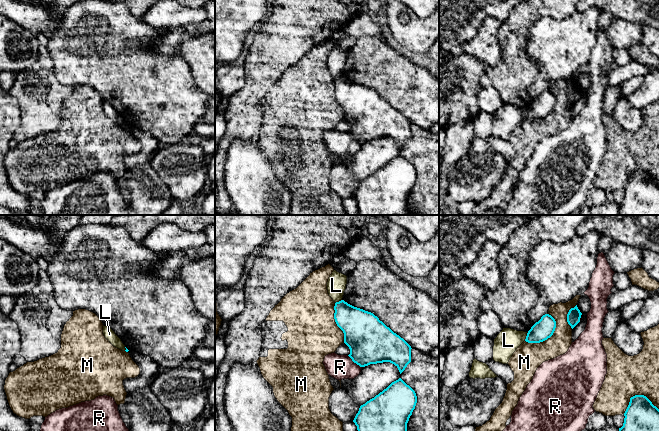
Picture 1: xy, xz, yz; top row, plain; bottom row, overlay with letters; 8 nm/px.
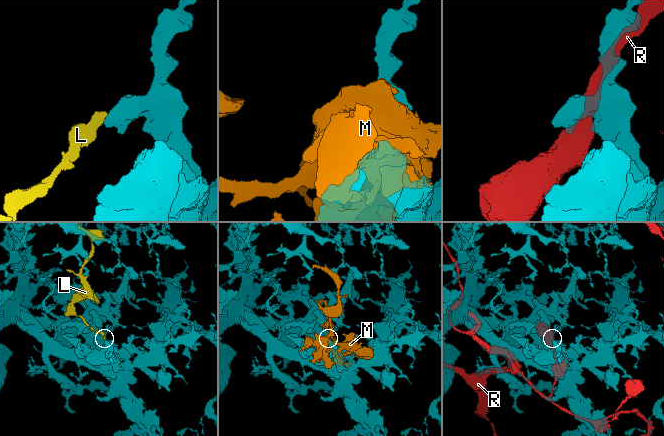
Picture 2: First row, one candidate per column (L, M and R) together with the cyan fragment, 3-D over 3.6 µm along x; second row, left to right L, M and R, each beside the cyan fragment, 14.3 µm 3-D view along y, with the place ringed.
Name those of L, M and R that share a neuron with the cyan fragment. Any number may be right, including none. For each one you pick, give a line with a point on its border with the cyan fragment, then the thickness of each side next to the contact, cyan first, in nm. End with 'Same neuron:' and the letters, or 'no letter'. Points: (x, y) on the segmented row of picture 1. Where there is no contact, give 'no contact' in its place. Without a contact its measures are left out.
Same neuron: no letter

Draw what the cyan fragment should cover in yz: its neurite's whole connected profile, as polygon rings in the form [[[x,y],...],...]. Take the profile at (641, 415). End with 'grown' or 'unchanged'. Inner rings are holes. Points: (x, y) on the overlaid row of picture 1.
[[[644,395],[630,398],[619,431],[659,431],[659,409]]] | unchanged

